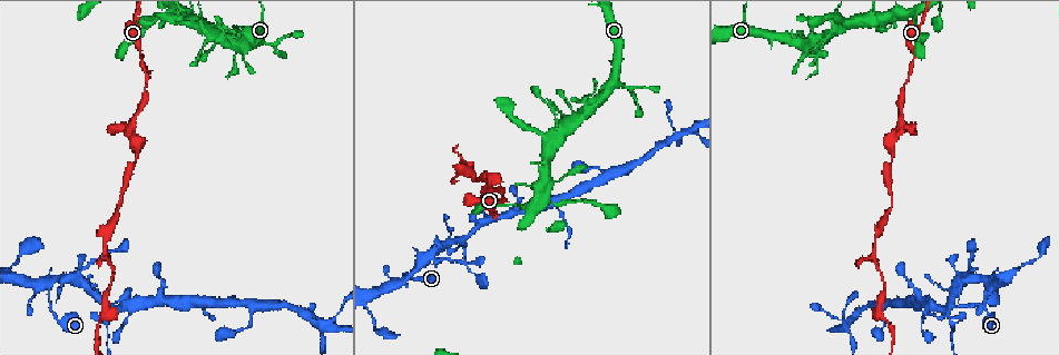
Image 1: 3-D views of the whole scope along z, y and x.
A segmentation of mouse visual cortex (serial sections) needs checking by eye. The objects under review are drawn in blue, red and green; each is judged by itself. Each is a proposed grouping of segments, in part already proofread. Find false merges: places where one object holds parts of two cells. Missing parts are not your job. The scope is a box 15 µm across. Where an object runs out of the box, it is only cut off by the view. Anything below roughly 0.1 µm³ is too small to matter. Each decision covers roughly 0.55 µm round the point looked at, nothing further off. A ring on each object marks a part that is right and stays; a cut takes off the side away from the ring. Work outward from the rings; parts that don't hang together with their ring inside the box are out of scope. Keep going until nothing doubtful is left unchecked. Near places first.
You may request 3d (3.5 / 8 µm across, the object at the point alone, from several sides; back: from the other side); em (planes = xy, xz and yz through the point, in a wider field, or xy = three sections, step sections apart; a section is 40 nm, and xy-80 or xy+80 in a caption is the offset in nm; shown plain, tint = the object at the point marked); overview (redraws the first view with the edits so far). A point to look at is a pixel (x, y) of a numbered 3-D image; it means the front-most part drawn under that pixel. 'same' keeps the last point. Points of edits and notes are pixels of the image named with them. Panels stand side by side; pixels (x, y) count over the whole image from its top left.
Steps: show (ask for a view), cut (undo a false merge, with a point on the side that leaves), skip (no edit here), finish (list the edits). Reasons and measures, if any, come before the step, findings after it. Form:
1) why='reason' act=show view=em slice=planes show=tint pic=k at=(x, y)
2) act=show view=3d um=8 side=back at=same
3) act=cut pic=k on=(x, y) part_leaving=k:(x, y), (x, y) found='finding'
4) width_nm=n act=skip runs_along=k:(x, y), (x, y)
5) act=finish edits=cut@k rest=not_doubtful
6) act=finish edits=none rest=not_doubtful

why='thin arm on a thick one' act=show view=3d um=3.5 pic=1 at=(987, 286)

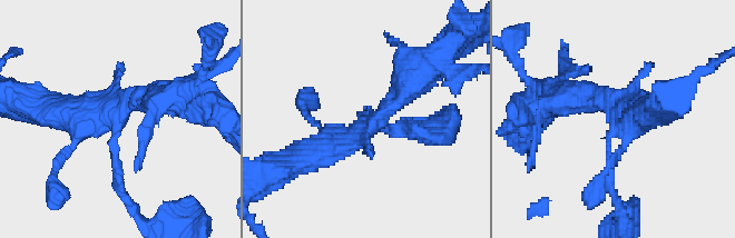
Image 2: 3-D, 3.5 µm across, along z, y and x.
why='now the EM' act=show view=em slice=xy step=2 show=plain pic=2 at=(622, 118)

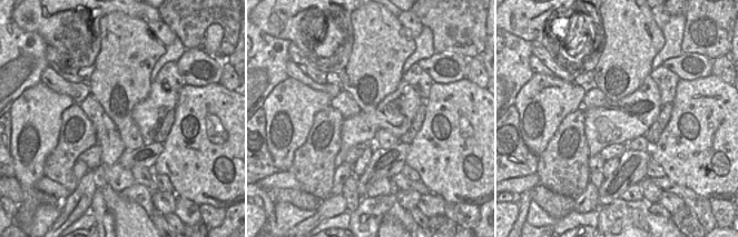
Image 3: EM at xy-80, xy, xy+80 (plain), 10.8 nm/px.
act=show view=em slice=xy step=2 show=tint at=same

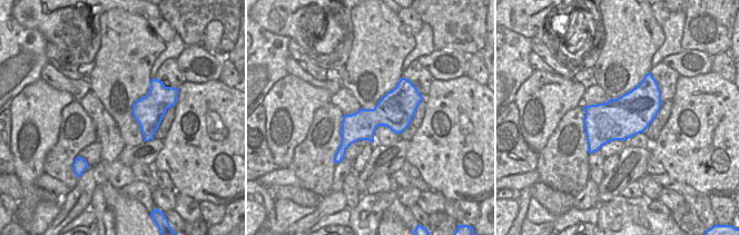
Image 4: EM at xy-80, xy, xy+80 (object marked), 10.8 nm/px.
act=skip runs_along=2:(119, 189), (116, 118), (164, 90) found='all the same cell'

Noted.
why='sharp bend' act=show view=3d um=3.5 side=back pic=1 at=(463, 241)

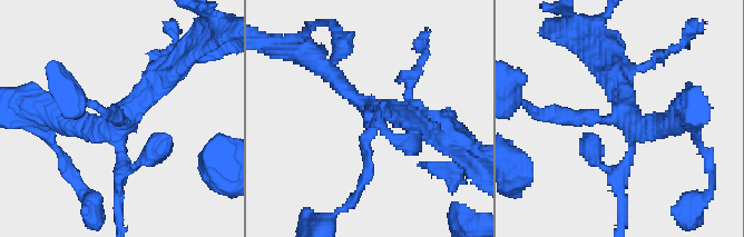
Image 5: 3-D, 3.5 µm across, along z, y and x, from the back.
act=show view=em slice=xy step=3 show=tint pic=5 at=(128, 113)

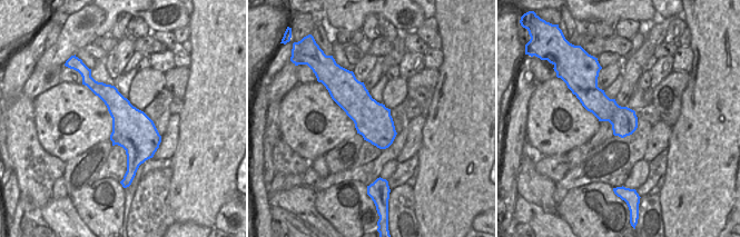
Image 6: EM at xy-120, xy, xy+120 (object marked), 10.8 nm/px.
act=skip runs_along=5:(180, 58), (108, 130), (71, 124) found='one cell here'

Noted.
why='abrupt turn' act=show view=3d um=3.5 side=back pic=1 at=(847, 321)

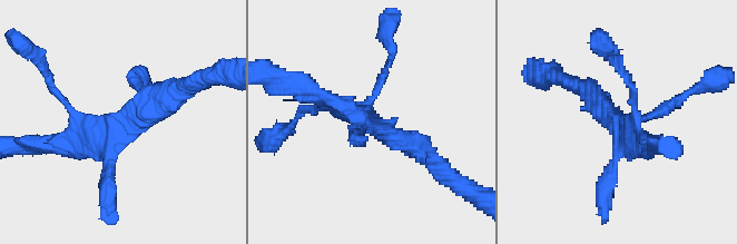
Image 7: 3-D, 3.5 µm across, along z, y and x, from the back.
act=show view=em slice=xy step=3 show=tint pic=7 at=(115, 125)

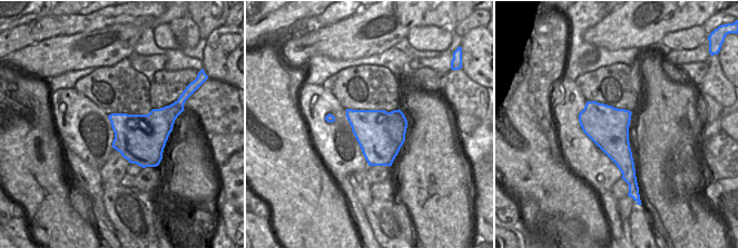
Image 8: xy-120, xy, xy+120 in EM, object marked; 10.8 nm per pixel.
act=skip runs_along=7:(424, 155), (363, 115), (304, 109) found='all the same cell'

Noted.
act=finish edits=none rest=not_doubtful

